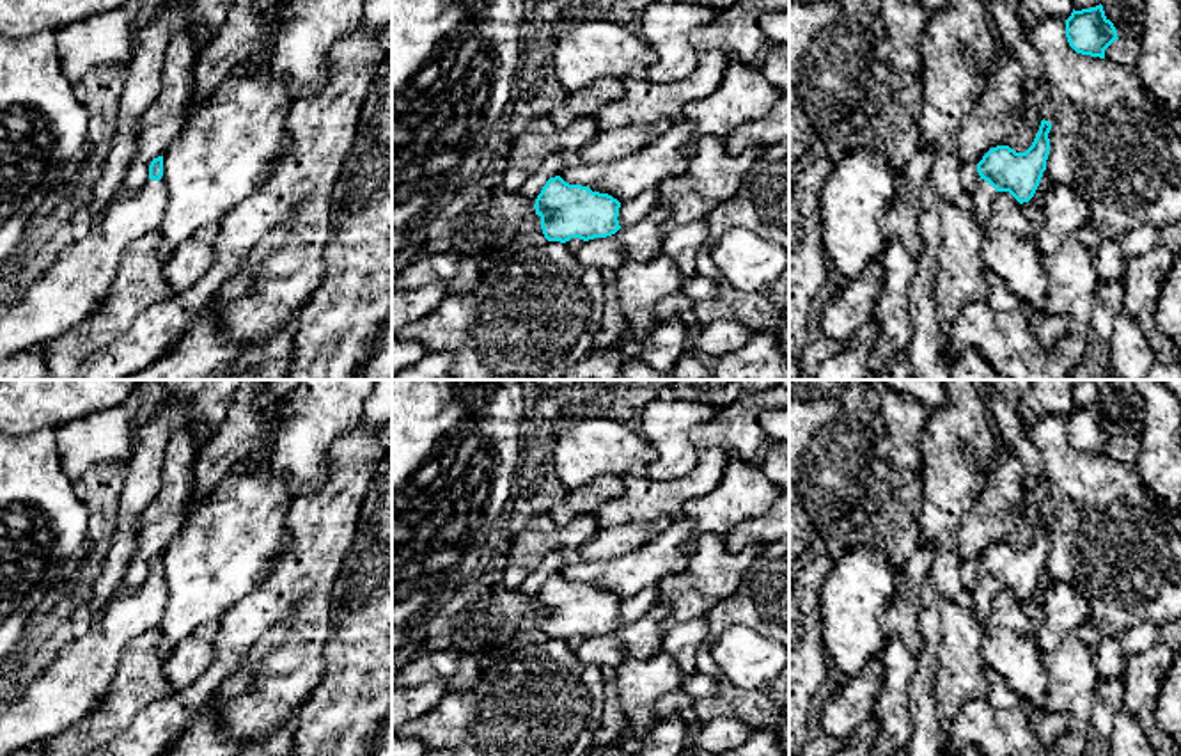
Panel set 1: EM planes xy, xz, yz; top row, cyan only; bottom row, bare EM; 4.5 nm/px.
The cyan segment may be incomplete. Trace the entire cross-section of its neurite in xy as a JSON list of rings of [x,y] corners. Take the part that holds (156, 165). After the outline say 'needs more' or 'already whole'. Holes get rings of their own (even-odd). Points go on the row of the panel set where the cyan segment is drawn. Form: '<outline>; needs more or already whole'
[[[158,156],[149,165],[145,185],[133,197],[115,199],[106,206],[90,232],[64,248],[57,261],[28,286],[23,298],[0,319],[0,362],[60,337],[98,309],[108,295],[126,247],[161,225],[167,204],[167,188],[161,176],[163,156]]]; needs more

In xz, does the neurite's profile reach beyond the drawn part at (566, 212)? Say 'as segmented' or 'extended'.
as segmented

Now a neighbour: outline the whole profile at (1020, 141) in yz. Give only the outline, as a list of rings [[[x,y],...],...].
[[[1046,85],[1025,91],[1025,112],[1007,140],[1007,146],[1016,153],[1025,153],[1032,146],[1043,121],[1043,105],[1046,98]]]

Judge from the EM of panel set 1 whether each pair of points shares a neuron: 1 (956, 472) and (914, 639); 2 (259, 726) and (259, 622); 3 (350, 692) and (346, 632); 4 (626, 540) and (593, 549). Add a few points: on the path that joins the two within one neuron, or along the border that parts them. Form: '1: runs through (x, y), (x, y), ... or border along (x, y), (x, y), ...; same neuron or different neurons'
1: border along (919, 611), (922, 648), (915, 655); different neurons
2: runs through (259, 700), (259, 673), (243, 661), (243, 648); same neuron
3: runs through (350, 678), (350, 646); same neuron
4: runs through (617, 542), (602, 547); same neuron

